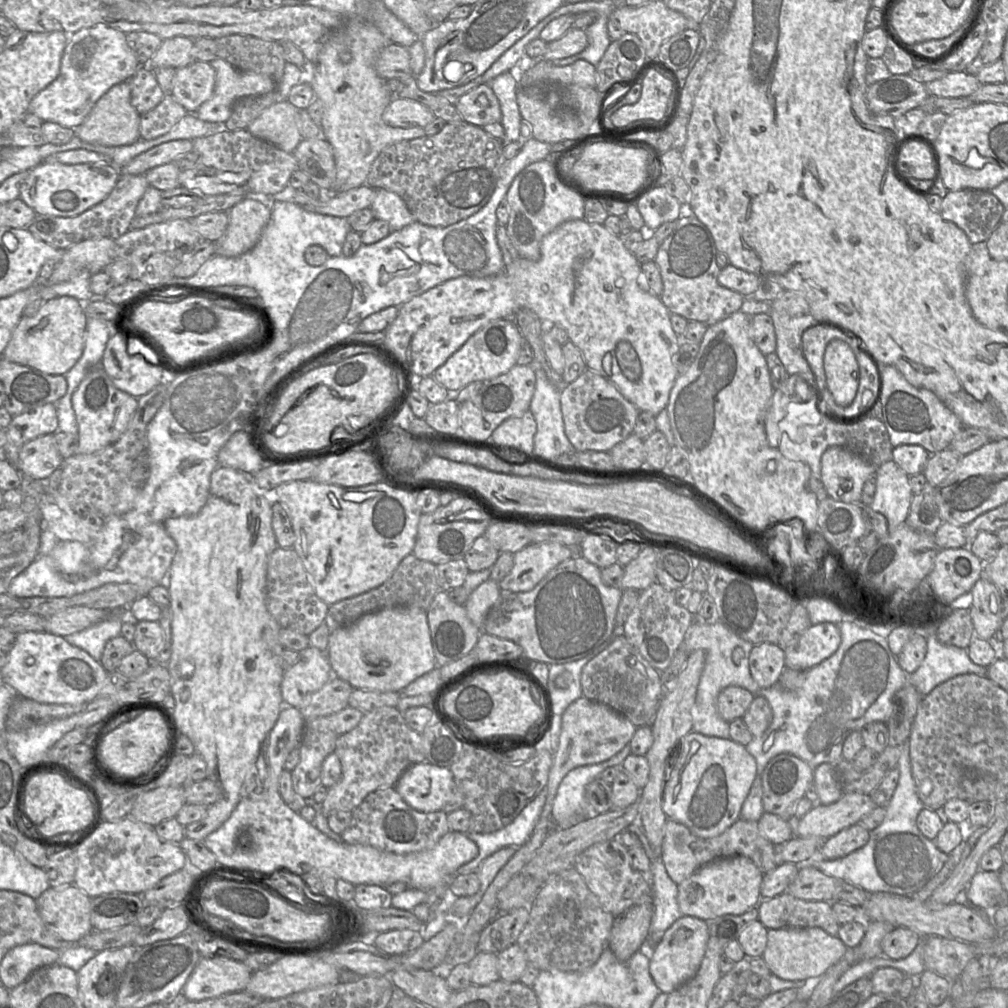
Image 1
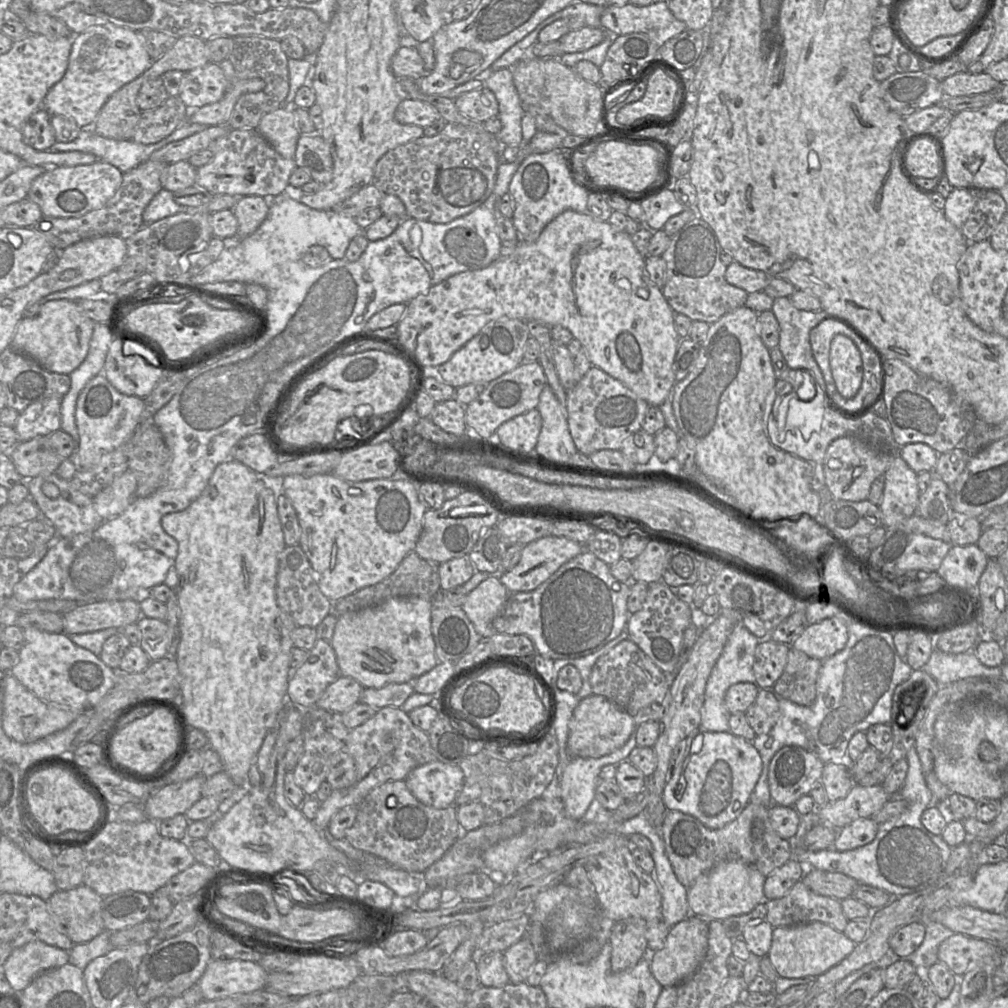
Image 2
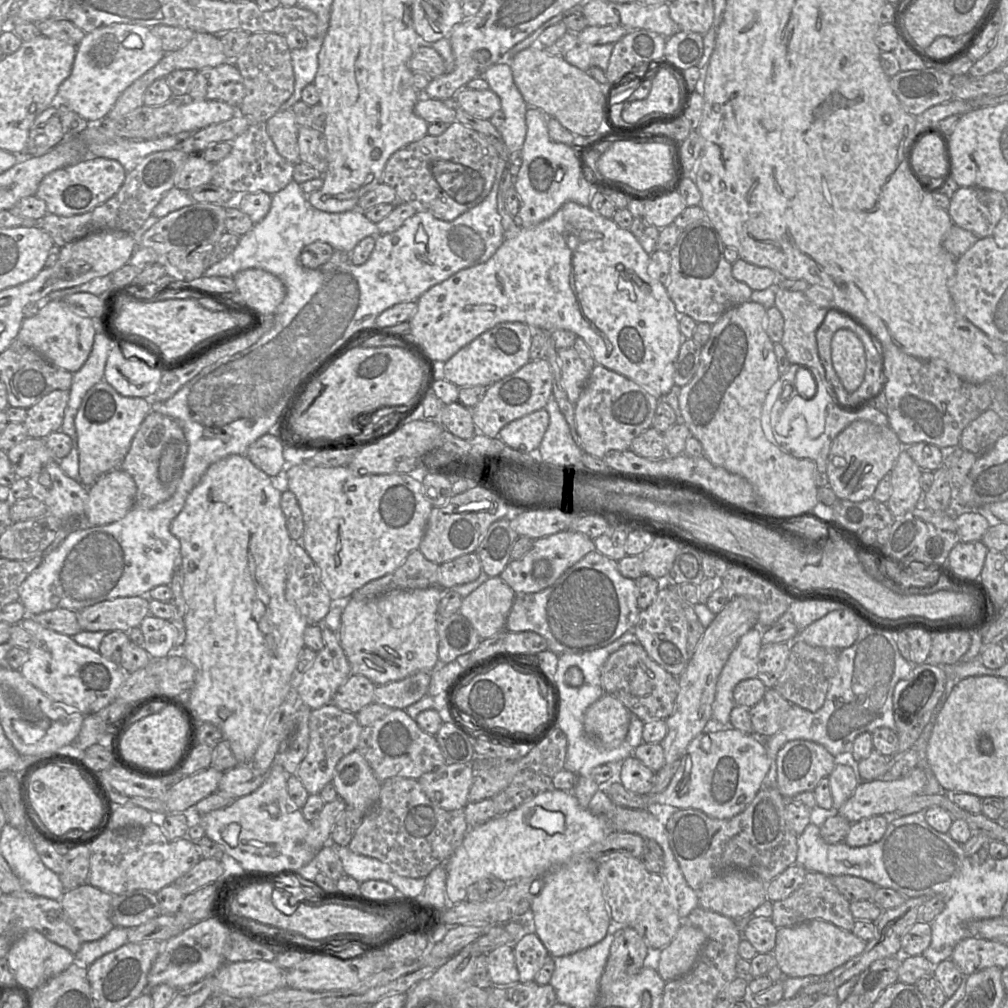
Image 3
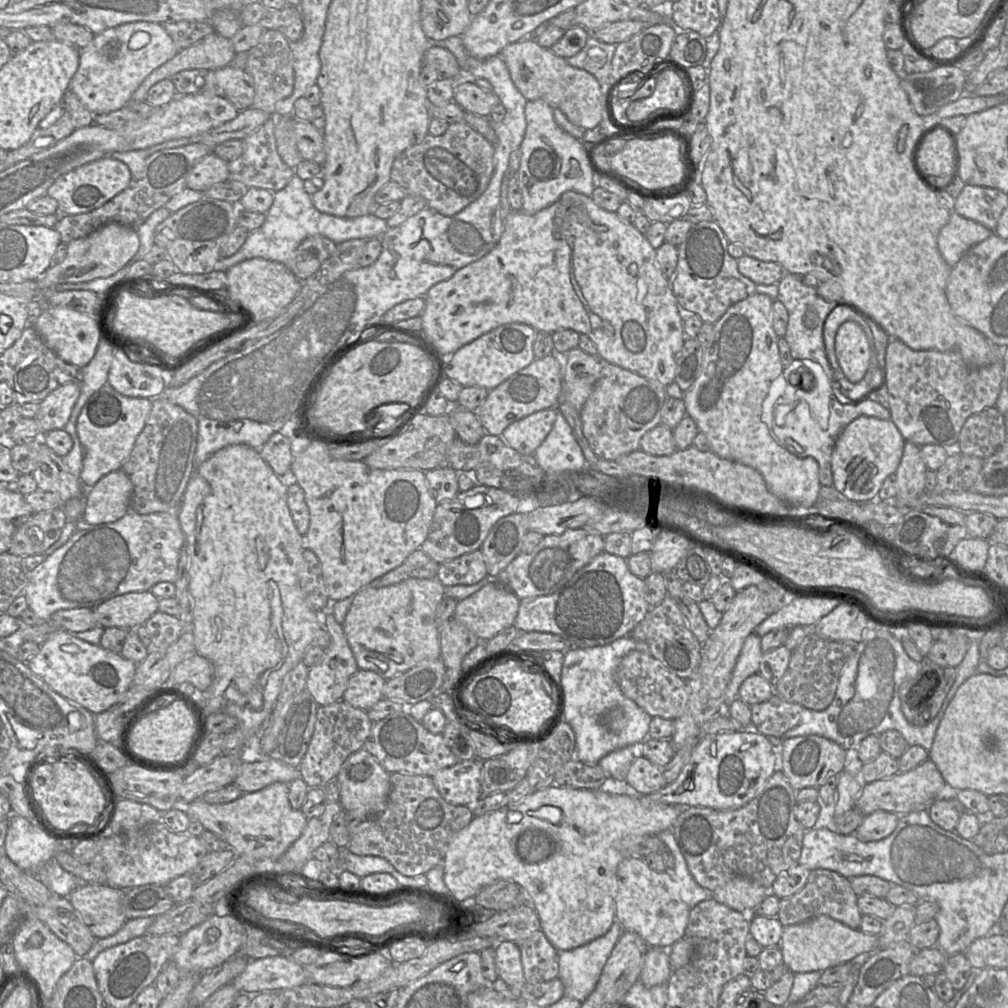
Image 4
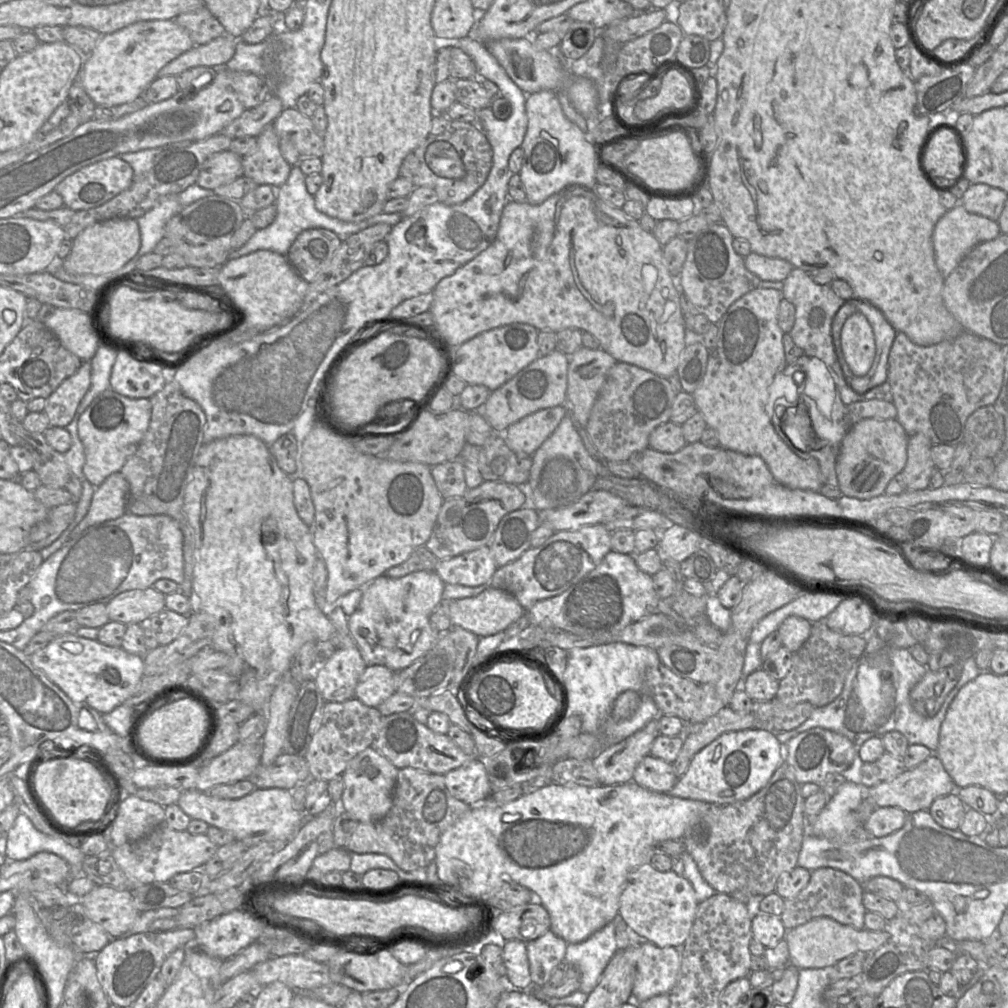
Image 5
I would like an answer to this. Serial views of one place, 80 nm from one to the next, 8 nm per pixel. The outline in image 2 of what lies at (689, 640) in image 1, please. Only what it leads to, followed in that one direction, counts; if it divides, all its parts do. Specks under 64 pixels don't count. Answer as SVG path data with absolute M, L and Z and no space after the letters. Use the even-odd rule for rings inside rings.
M737 624L723 648L712 672L708 678L704 705L701 713L700 730L706 732L728 732L730 713L725 706L725 695L727 690L738 683L755 683L756 679L753 671L754 656L760 639L752 634L742 624Z

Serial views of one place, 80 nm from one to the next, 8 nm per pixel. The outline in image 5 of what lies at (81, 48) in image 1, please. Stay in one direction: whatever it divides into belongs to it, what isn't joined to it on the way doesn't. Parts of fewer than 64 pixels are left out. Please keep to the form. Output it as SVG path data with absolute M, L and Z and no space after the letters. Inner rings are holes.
M174 20L132 23L102 35L93 51L84 56L79 83L96 105L115 106L143 95L165 65L195 46L186 29Z

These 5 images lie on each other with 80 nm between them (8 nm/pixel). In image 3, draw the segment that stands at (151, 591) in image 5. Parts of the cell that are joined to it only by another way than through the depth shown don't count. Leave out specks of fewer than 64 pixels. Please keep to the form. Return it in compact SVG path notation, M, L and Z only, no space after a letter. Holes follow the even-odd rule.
M117 597L101 601L77 612L83 631L123 631L138 627L149 613L149 597Z

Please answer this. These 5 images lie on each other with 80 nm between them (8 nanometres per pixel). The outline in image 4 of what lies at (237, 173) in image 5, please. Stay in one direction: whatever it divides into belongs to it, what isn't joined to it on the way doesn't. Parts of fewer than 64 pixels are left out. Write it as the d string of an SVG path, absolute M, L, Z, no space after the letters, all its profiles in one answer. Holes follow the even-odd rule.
M210 153L192 168L186 179L186 187L204 192L212 185L228 179L228 162L214 153Z

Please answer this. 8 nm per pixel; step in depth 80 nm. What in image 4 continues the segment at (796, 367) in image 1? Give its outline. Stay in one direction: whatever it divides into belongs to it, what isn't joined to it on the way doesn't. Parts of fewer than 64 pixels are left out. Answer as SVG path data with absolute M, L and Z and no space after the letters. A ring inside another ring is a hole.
M785 273L778 282L778 300L786 307L789 314L789 322L785 339L790 346L793 359L809 359L820 364L832 385L834 396L841 404L852 403L843 394L833 370L829 364L823 339L824 323L830 312L839 304L829 302L818 295L816 287L805 285L801 277L793 273Z

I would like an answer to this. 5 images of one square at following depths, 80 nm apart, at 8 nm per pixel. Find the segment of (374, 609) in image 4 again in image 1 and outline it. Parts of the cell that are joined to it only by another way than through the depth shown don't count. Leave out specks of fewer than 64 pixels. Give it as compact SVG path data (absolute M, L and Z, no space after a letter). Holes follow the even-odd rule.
M395 606L364 614L351 624L330 634L327 655L333 676L348 682L354 689L377 692L401 692L414 680L437 667L427 610L417 607Z

